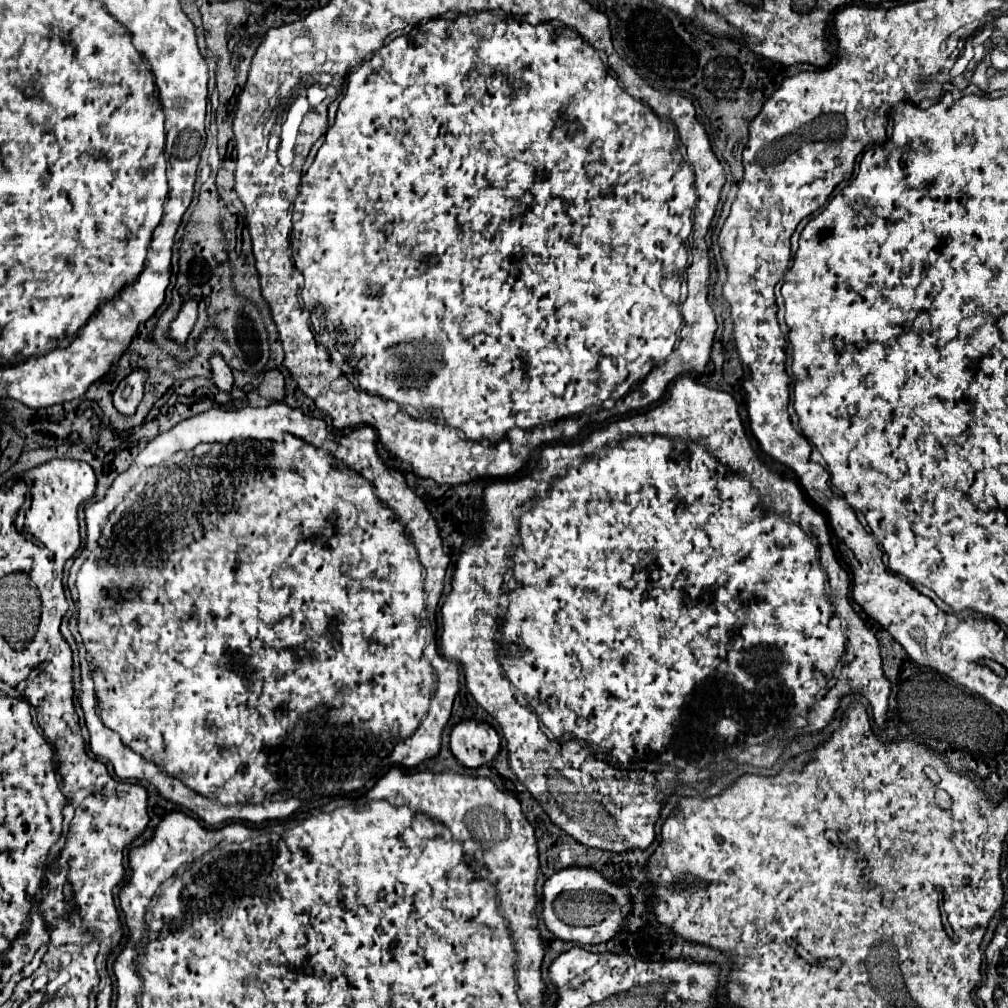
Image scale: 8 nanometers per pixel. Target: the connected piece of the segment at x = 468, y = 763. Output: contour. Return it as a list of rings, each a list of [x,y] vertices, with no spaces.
[[[466,720],[452,728],[450,748],[460,764],[474,770],[496,758],[500,752],[500,736],[486,722]]]

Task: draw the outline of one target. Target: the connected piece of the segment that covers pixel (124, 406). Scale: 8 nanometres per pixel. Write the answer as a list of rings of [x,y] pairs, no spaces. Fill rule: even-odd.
[[[136,368],[130,372],[114,390],[114,406],[124,416],[130,416],[136,412],[142,396],[144,396],[144,382],[148,378],[148,372],[142,368]]]

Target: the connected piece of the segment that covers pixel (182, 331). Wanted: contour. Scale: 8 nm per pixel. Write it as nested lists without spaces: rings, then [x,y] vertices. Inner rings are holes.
[[[194,300],[190,302],[184,302],[184,306],[180,308],[176,320],[172,322],[170,326],[170,338],[174,338],[178,344],[184,344],[190,330],[194,328],[194,322],[196,322],[196,310],[198,310],[198,304]]]

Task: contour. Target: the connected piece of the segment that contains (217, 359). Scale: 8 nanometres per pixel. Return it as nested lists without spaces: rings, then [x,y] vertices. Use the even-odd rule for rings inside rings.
[[[214,352],[214,354],[210,356],[210,370],[212,370],[212,380],[214,380],[214,384],[216,384],[220,390],[230,392],[230,388],[232,388],[232,370],[230,370],[230,366],[224,362],[222,354]]]

